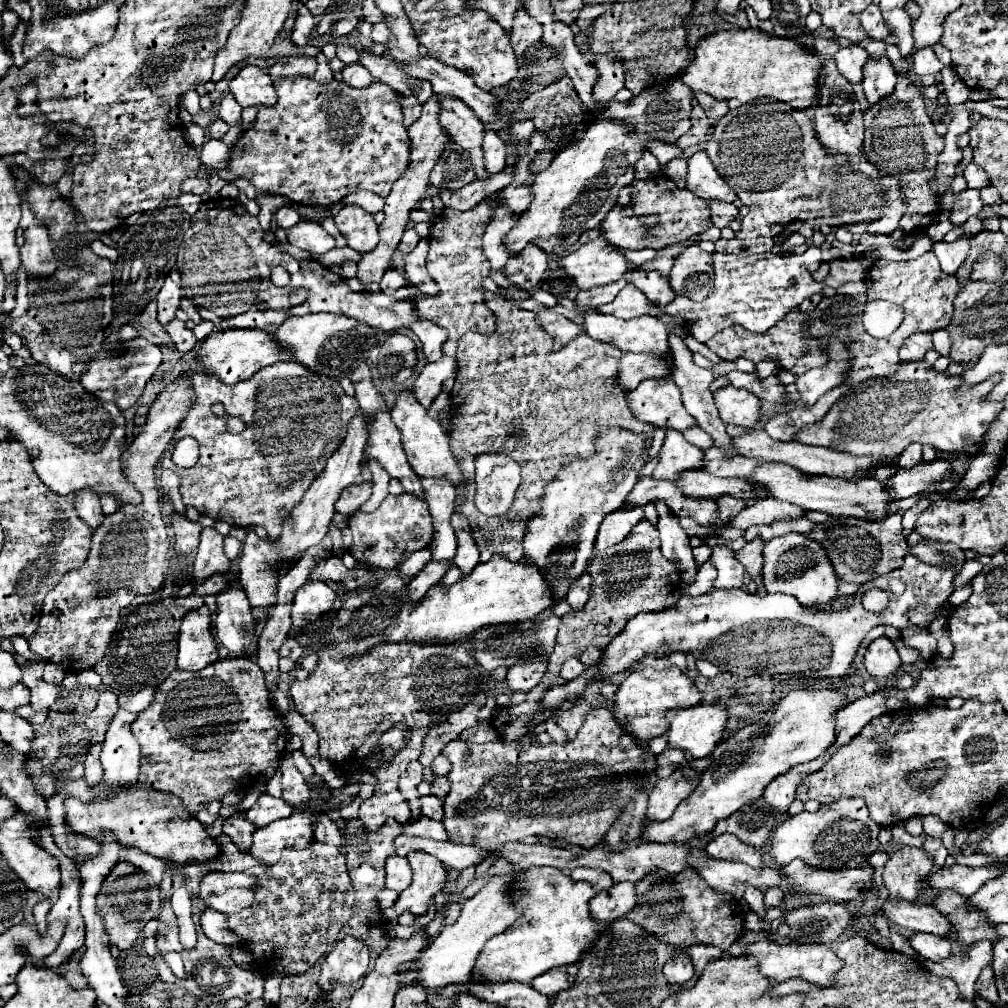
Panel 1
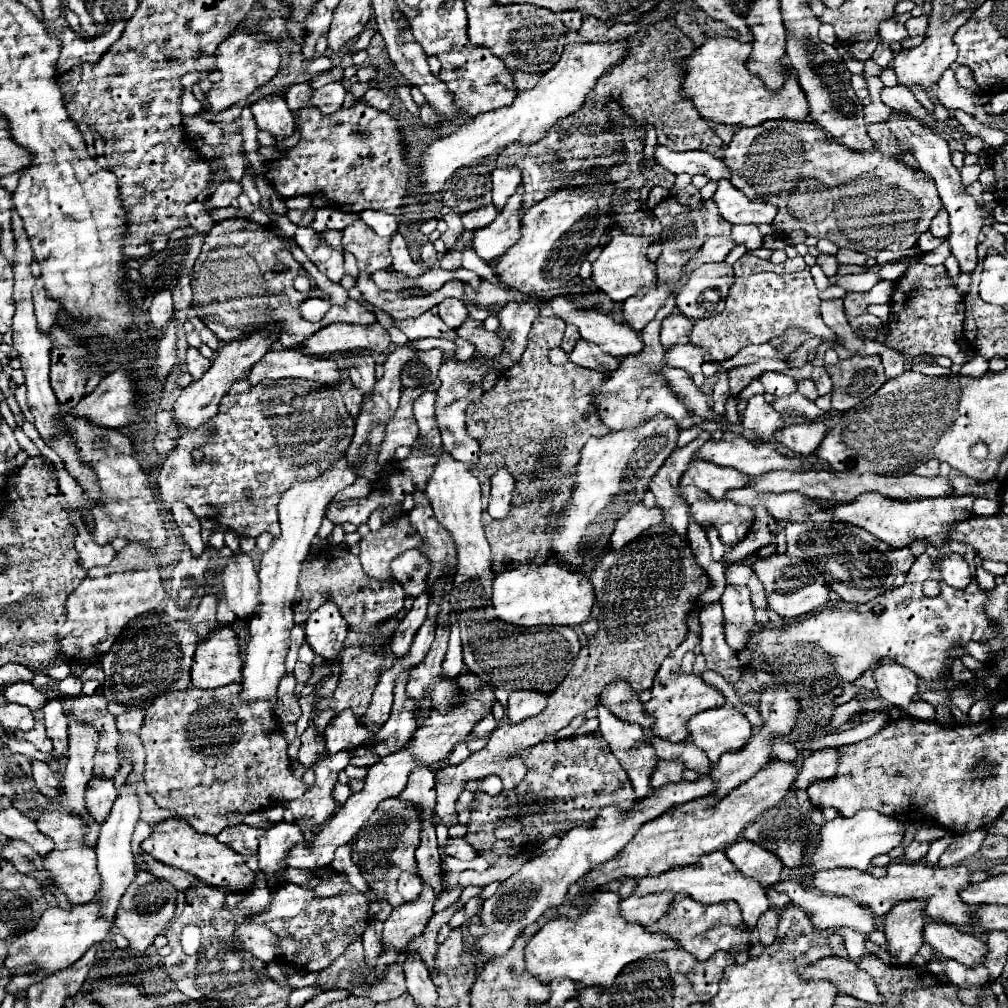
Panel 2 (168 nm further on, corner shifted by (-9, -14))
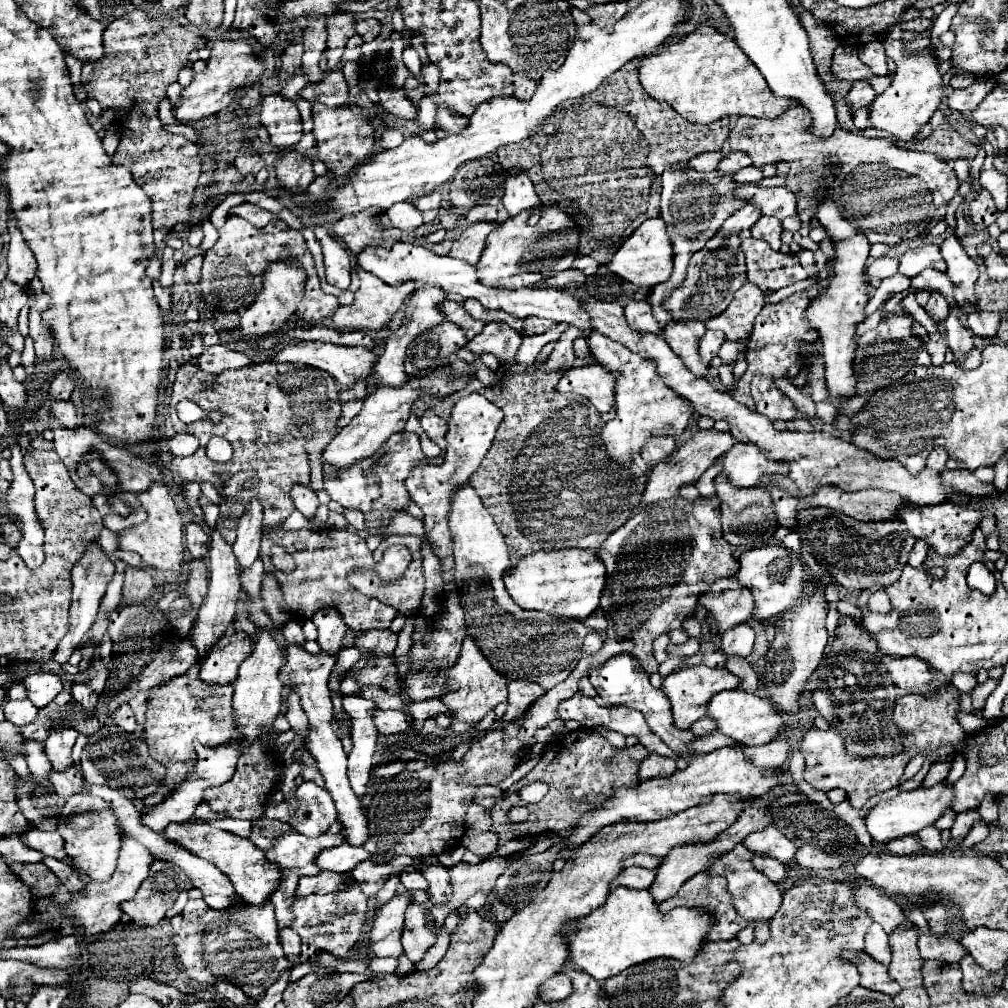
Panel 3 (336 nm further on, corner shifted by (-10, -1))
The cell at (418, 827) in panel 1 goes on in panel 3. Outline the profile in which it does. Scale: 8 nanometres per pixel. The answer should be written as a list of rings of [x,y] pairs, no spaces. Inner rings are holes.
[[[494,831],[464,835],[460,843],[462,843],[468,851],[476,853],[478,857],[490,857],[490,855],[496,855],[496,851],[498,851],[498,835],[496,835]]]

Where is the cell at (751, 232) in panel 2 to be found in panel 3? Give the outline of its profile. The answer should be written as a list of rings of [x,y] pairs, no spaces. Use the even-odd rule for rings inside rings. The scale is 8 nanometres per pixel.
[[[760,217],[758,223],[752,227],[752,237],[766,241],[772,249],[780,249],[780,235],[782,235],[782,223],[774,217]]]

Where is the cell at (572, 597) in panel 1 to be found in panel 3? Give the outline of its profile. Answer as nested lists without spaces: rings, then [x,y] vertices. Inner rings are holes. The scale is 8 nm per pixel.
[[[602,609],[594,611],[594,613],[592,613],[590,617],[586,617],[582,623],[588,625],[588,627],[592,627],[592,629],[596,629],[596,631],[604,631],[604,629],[608,627],[608,623],[606,623],[606,615],[602,613]]]

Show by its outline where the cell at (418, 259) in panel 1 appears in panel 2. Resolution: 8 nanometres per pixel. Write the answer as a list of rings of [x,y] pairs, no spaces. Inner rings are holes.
[[[447,298],[447,300],[443,300],[437,308],[439,308],[441,320],[443,320],[449,328],[459,328],[459,326],[467,320],[467,310],[465,310],[465,304],[463,304],[461,300]]]

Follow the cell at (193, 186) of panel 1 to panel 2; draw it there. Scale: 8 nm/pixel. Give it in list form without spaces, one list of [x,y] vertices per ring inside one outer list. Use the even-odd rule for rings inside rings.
[[[221,182],[217,186],[217,190],[203,202],[205,206],[211,206],[211,208],[223,208],[223,206],[229,206],[233,198],[237,198],[241,194],[241,184],[235,184],[235,182]]]

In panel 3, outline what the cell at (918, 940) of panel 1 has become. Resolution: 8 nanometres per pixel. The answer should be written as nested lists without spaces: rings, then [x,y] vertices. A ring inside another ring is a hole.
[[[966,955],[960,961],[960,969],[964,973],[962,979],[962,989],[966,993],[974,993],[974,995],[996,995],[1002,989],[1002,979],[1006,975],[1006,971],[986,971],[984,967],[978,967],[978,963],[974,963],[974,959],[970,955]]]

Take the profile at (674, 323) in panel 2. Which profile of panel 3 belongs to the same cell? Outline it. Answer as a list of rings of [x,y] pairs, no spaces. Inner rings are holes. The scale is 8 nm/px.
[[[670,321],[664,329],[664,339],[672,347],[672,351],[694,371],[694,375],[702,375],[702,379],[710,377],[708,365],[702,363],[698,355],[698,339],[706,333],[706,327],[702,321],[690,321],[690,323],[678,323]]]

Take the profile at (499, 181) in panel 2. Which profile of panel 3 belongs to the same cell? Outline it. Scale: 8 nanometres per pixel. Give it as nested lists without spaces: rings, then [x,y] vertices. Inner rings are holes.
[[[508,173],[506,175],[506,187],[504,187],[504,197],[502,197],[504,209],[514,215],[524,209],[528,209],[532,215],[528,223],[538,223],[540,213],[542,213],[542,201],[536,195],[534,183],[530,181],[528,173]]]

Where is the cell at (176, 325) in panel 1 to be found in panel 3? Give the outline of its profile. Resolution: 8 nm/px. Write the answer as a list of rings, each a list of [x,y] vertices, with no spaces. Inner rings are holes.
[[[214,345],[206,347],[206,351],[198,357],[198,367],[206,373],[222,373],[226,369],[238,369],[254,365],[250,357],[238,351],[230,351],[226,345]]]

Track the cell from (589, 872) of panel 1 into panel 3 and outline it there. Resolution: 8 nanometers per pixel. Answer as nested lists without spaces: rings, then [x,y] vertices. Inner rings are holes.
[[[634,855],[630,859],[624,861],[624,867],[632,867],[632,865],[638,865],[638,867],[646,867],[646,869],[654,869],[662,863],[662,859],[654,859],[652,855]]]

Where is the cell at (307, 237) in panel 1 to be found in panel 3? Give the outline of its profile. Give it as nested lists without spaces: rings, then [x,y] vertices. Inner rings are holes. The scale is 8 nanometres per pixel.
[[[324,227],[314,229],[322,251],[324,251],[324,265],[326,265],[326,279],[330,285],[338,289],[348,289],[350,285],[350,271],[352,271],[352,259],[346,247],[328,235]]]

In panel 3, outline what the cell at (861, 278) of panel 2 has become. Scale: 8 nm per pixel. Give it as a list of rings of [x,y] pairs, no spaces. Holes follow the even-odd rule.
[[[880,257],[880,259],[872,261],[866,269],[868,277],[880,277],[880,279],[892,277],[896,273],[898,273],[898,259],[890,259],[890,257]]]

